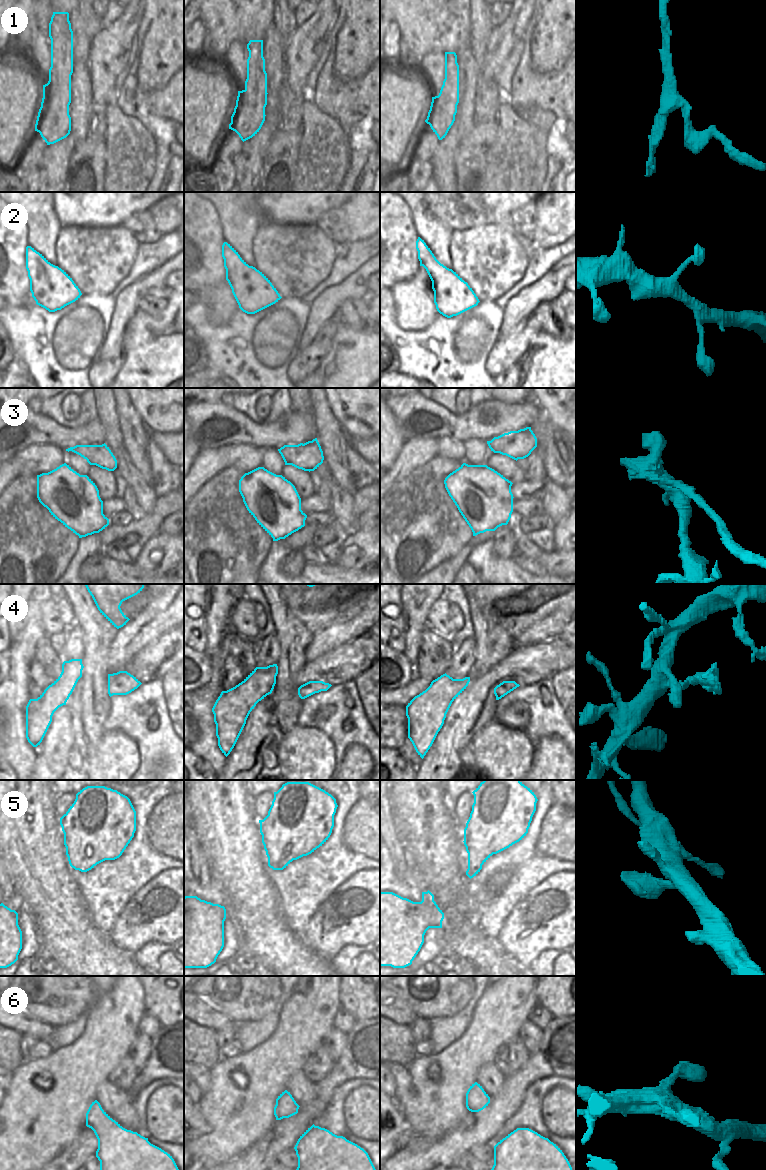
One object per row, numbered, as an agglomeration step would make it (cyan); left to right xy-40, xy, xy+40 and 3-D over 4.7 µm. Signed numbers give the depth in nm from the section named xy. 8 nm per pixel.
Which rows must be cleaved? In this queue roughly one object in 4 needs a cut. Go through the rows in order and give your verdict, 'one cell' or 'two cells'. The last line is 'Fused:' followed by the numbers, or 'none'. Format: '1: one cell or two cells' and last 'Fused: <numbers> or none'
1: two cells
2: one cell
3: two cells
4: one cell
5: one cell
6: one cell
Fused: 1, 3

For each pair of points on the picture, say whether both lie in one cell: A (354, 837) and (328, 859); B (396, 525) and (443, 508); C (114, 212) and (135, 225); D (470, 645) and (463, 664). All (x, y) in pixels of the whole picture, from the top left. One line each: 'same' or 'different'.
A: different
B: same
C: different
D: same

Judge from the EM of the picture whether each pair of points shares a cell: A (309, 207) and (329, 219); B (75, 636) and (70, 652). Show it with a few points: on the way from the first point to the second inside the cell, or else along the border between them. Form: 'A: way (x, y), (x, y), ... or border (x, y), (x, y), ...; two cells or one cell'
A: border (339, 207), (327, 210), (315, 223); two cells
B: way (74, 640), (73, 648); one cell

